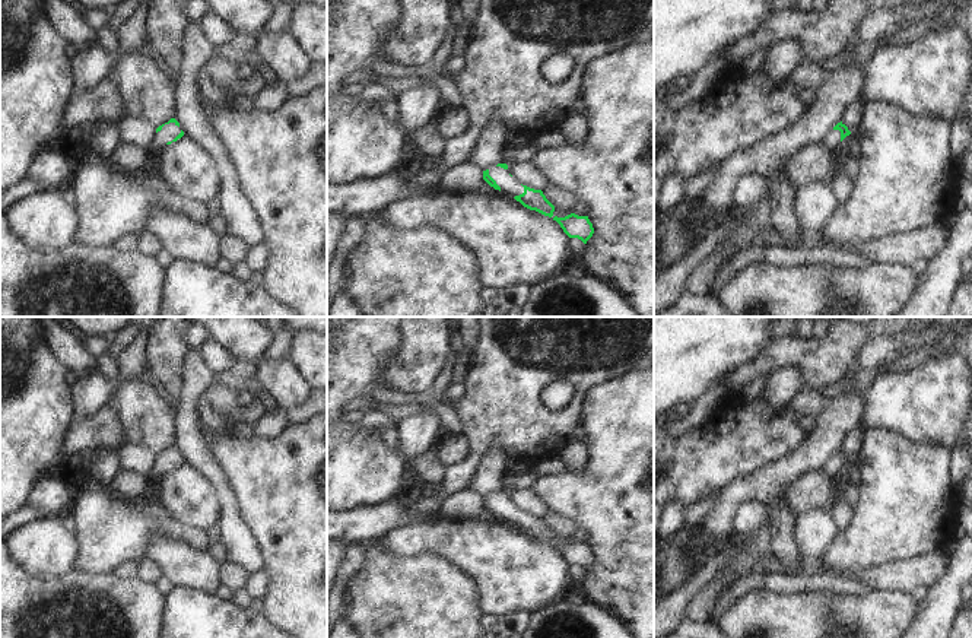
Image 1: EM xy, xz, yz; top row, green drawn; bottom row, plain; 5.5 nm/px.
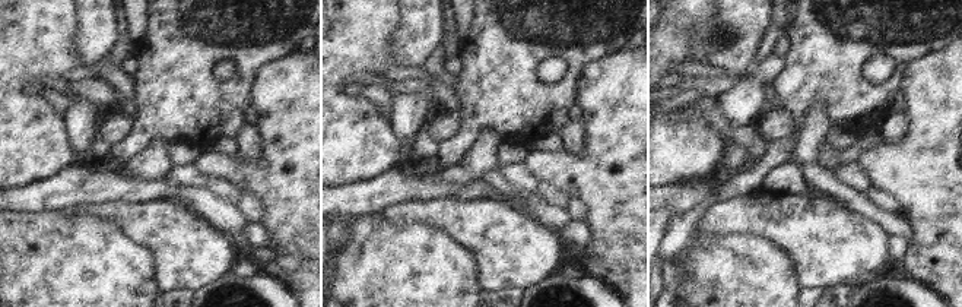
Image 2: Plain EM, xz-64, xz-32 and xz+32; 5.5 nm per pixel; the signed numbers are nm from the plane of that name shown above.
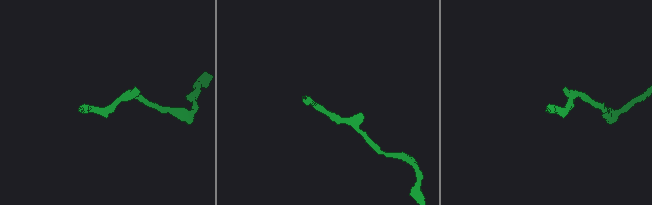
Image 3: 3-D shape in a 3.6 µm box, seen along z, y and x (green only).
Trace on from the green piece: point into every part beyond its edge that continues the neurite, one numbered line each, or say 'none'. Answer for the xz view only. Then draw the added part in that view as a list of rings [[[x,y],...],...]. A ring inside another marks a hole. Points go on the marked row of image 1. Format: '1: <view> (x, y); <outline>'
1: xz (510, 186); [[[496,165],[487,169],[489,169],[489,175],[501,187],[501,191],[509,199],[514,199],[515,196],[520,196],[524,193],[524,187],[514,177],[509,175],[508,169],[504,169]]]

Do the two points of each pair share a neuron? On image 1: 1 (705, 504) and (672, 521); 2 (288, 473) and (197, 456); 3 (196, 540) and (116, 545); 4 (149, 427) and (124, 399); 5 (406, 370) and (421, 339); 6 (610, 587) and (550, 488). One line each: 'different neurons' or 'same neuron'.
1: same neuron
2: different neurons
3: same neuron
4: same neuron
5: same neuron
6: same neuron

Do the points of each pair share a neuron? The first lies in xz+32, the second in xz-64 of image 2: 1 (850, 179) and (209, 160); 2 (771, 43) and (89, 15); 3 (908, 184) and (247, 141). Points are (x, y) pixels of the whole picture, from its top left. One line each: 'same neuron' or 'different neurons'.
1: different neurons
2: different neurons
3: different neurons

